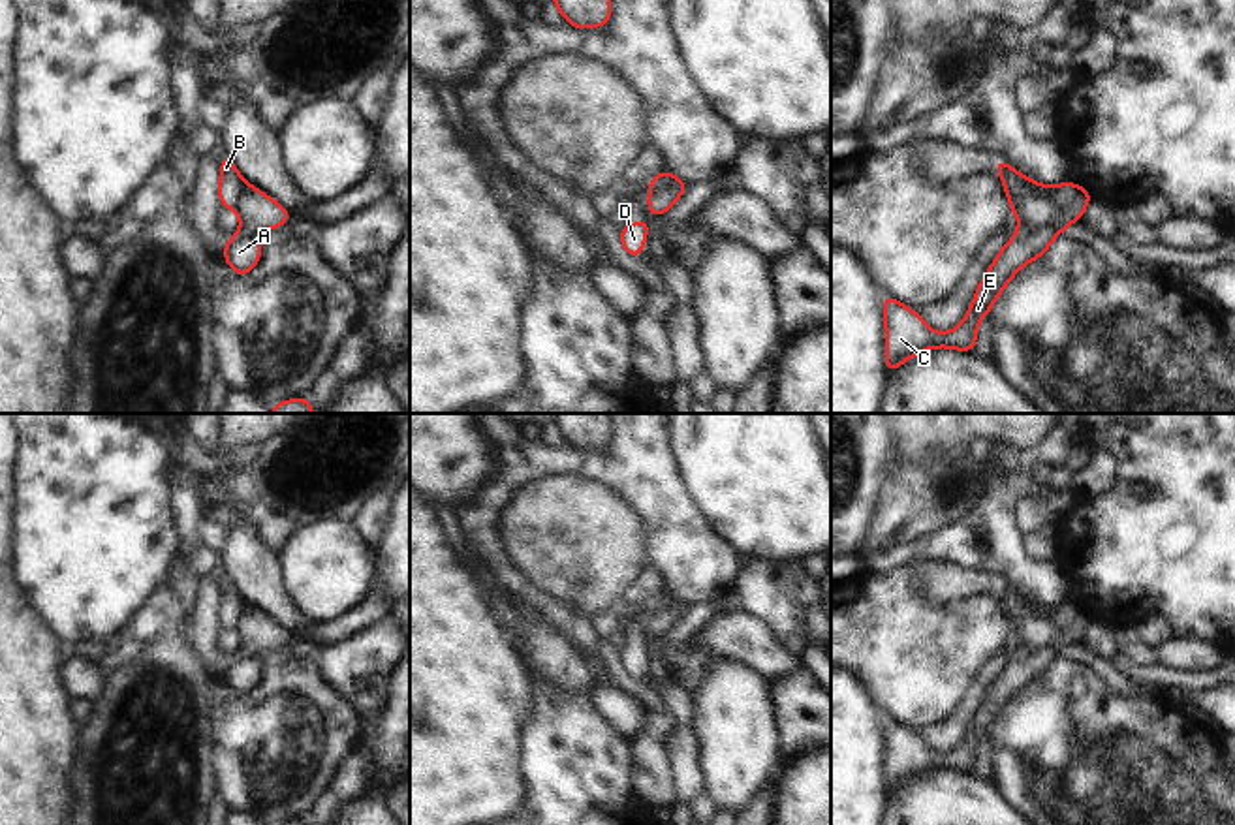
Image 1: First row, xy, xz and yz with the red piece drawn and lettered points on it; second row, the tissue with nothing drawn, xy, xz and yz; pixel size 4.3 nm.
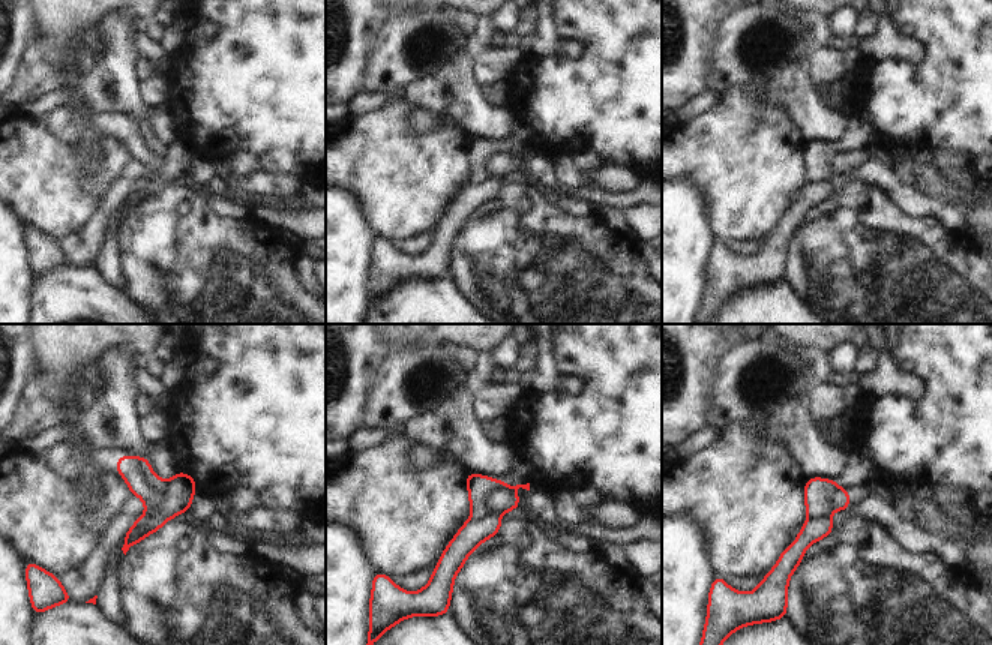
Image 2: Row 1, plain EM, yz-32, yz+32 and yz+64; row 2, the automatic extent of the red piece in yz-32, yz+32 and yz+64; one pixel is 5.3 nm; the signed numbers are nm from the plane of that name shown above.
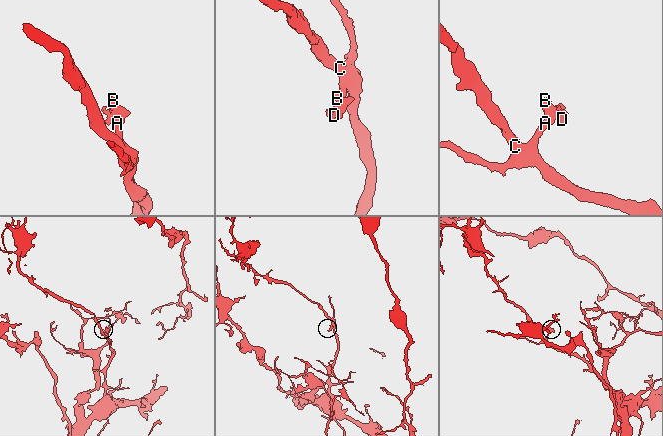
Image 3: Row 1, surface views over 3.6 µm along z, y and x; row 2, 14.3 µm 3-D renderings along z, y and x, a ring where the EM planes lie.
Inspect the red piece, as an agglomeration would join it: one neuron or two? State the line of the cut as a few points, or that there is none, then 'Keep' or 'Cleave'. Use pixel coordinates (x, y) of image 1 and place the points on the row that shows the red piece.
Split along yz (1055, 235), (1047, 230), (1034, 230), (1029, 235), (1016, 237). Cleave

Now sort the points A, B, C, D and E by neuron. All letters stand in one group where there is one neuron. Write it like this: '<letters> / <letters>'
A C E / B D

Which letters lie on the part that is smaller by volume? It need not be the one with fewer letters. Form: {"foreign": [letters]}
{"foreign": ["B", "D"]}

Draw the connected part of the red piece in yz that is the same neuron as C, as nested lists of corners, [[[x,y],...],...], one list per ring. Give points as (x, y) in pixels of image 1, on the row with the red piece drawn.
[[[1038,229],[1030,237],[1011,237],[991,263],[985,278],[976,288],[976,297],[959,327],[938,333],[925,325],[921,316],[906,304],[883,293],[885,316],[885,370],[897,370],[906,359],[929,348],[953,348],[974,353],[977,325],[991,314],[993,303],[1017,274],[1017,271],[1038,259],[1051,246],[1055,235]]]

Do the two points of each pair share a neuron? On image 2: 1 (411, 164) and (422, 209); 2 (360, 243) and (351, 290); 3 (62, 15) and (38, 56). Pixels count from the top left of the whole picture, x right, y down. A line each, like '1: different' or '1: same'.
1: same
2: same
3: different

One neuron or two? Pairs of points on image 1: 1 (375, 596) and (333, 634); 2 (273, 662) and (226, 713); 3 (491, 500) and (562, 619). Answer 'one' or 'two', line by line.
1: one
2: one
3: one

